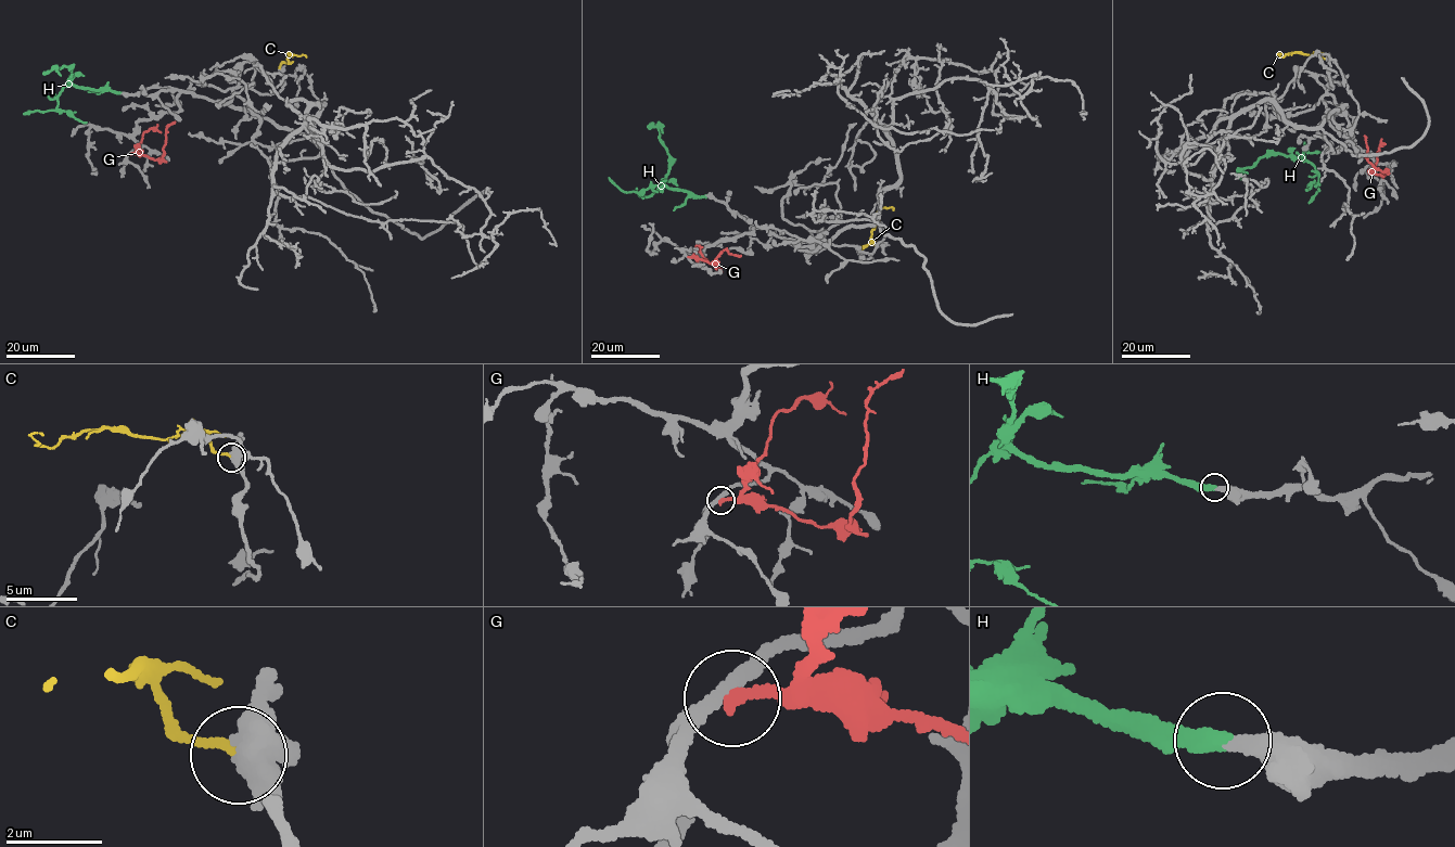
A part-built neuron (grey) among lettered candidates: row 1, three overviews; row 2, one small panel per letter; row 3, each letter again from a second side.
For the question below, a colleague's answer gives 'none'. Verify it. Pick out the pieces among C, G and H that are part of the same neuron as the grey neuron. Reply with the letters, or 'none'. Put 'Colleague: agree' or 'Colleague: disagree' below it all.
H
Colleague: disagree

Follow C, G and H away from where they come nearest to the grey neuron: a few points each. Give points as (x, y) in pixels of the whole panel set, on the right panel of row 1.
C: (1327, 59), (1319, 52), (1279, 56), (1280, 53)
G: (1382, 177), (1381, 174), (1387, 170), (1377, 169), (1367, 161), (1364, 135)
H: (1305, 148), (1300, 159), (1278, 153), (1264, 154), (1252, 167), (1240, 170), (1247, 174)

